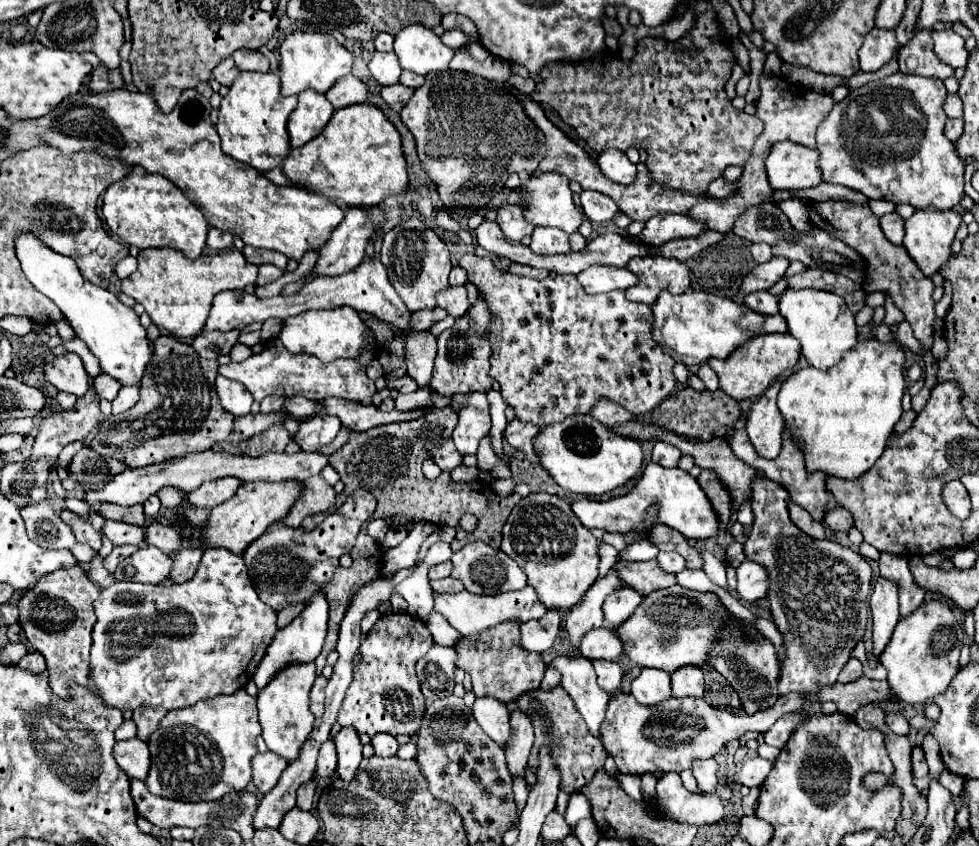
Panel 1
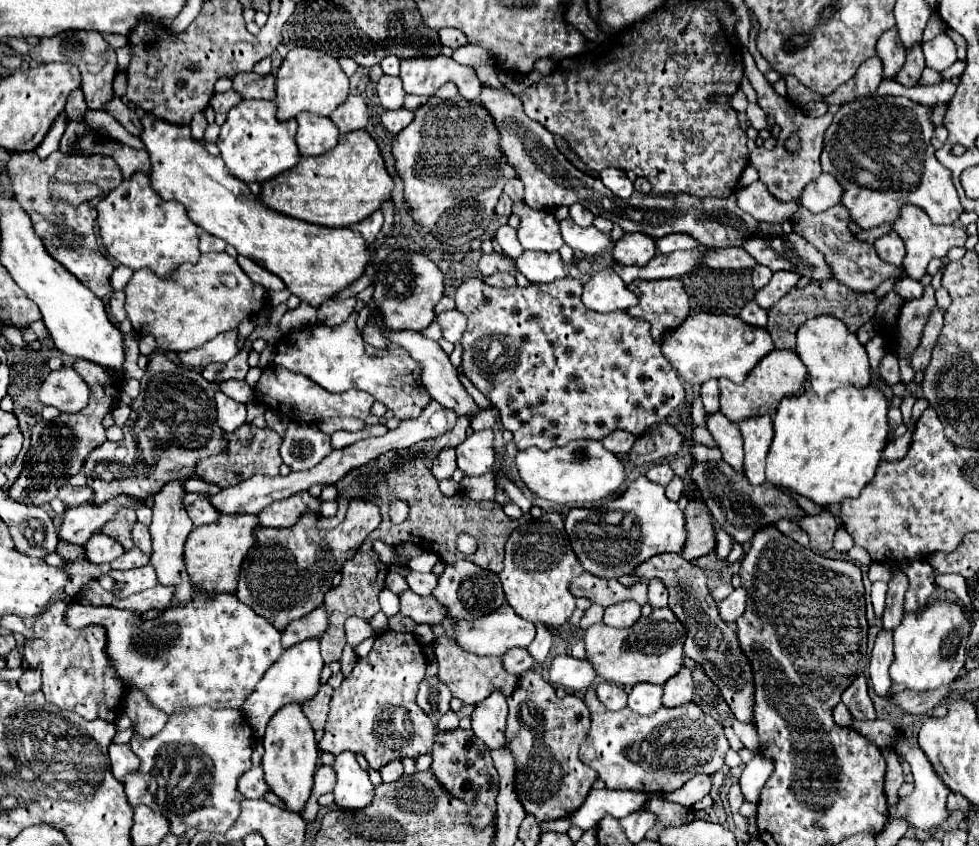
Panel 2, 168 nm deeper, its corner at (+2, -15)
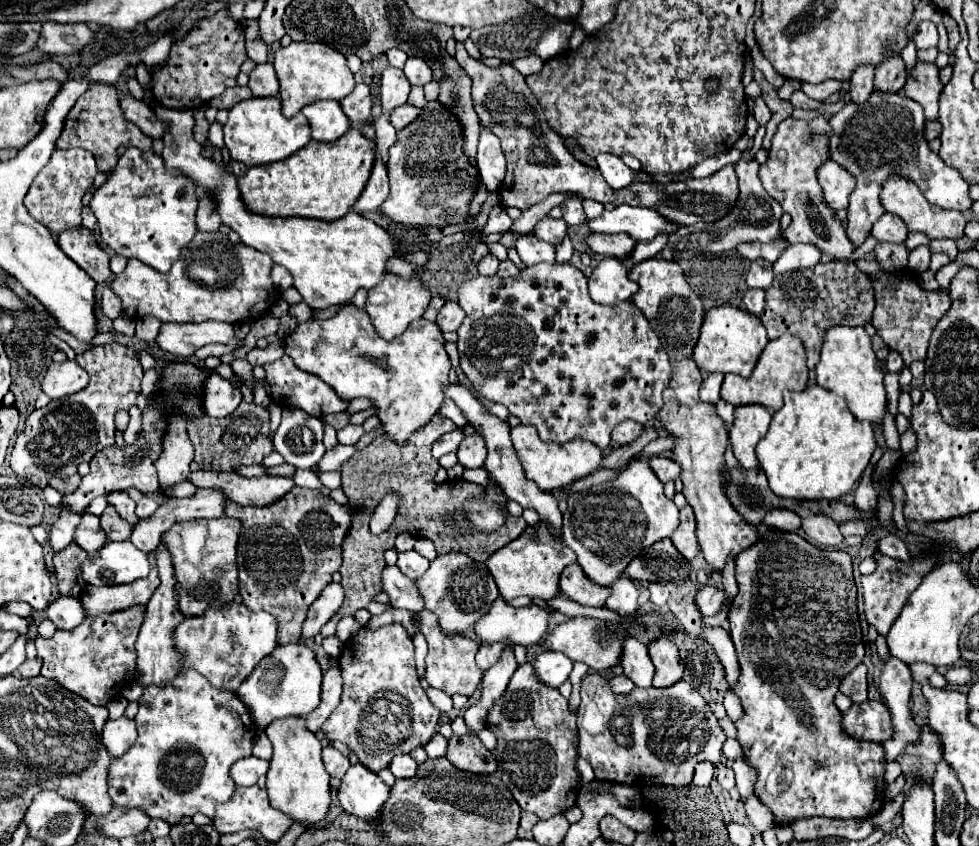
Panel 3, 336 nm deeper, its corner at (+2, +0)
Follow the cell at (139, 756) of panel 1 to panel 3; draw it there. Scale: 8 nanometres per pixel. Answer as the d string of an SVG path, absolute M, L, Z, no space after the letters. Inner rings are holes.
M121 716L117 720L107 720L101 730L101 740L107 746L111 756L121 756L137 740L135 720L127 718L127 716Z

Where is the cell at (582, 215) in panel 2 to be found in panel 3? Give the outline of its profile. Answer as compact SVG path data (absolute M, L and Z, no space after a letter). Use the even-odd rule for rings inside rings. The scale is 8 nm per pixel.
M567 200L567 204L563 204L561 210L563 210L563 220L569 226L577 226L577 224L581 224L585 220L581 200Z

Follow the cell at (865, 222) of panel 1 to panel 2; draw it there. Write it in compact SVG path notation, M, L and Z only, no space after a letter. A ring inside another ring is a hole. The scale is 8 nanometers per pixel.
M837 205L837 207L831 207L823 213L811 213L807 211L805 207L799 207L799 211L793 215L793 231L799 233L801 237L805 237L813 247L817 247L827 263L831 265L833 269L833 275L837 281L845 283L847 287L851 287L853 291L867 291L867 293L873 293L883 281L887 279L895 279L895 281L901 281L905 275L903 275L903 269L901 267L893 267L891 263L883 261L877 251L875 251L875 245L871 243L865 243L865 241L859 241L851 229L849 229L849 223L851 223L851 213L847 211L847 207L843 205Z

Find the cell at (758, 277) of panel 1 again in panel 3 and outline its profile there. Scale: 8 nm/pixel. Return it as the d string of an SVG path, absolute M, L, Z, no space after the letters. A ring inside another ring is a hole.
M795 244L789 246L779 260L773 264L775 276L787 272L787 270L799 270L799 268L813 268L821 260L821 250L813 244Z

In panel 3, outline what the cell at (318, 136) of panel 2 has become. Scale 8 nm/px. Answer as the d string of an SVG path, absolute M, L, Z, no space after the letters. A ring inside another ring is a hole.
M319 100L303 108L303 114L311 124L313 140L319 142L335 142L351 128L351 120L347 120L337 100Z

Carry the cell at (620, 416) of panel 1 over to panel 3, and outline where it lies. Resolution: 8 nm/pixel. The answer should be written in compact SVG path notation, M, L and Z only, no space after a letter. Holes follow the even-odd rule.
M623 420L621 424L617 424L611 432L611 440L619 446L625 446L625 444L631 444L633 440L639 438L639 434L643 432L643 424L639 422L633 422L633 420Z

